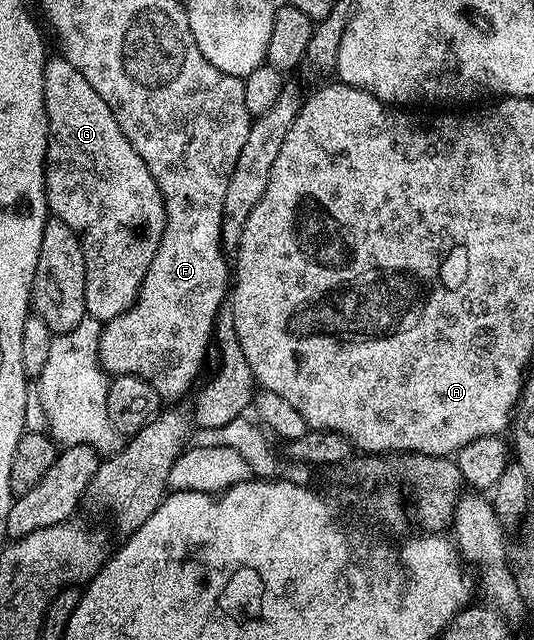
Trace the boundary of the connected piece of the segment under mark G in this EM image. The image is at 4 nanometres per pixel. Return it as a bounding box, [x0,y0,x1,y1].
[44,56,166,324]

